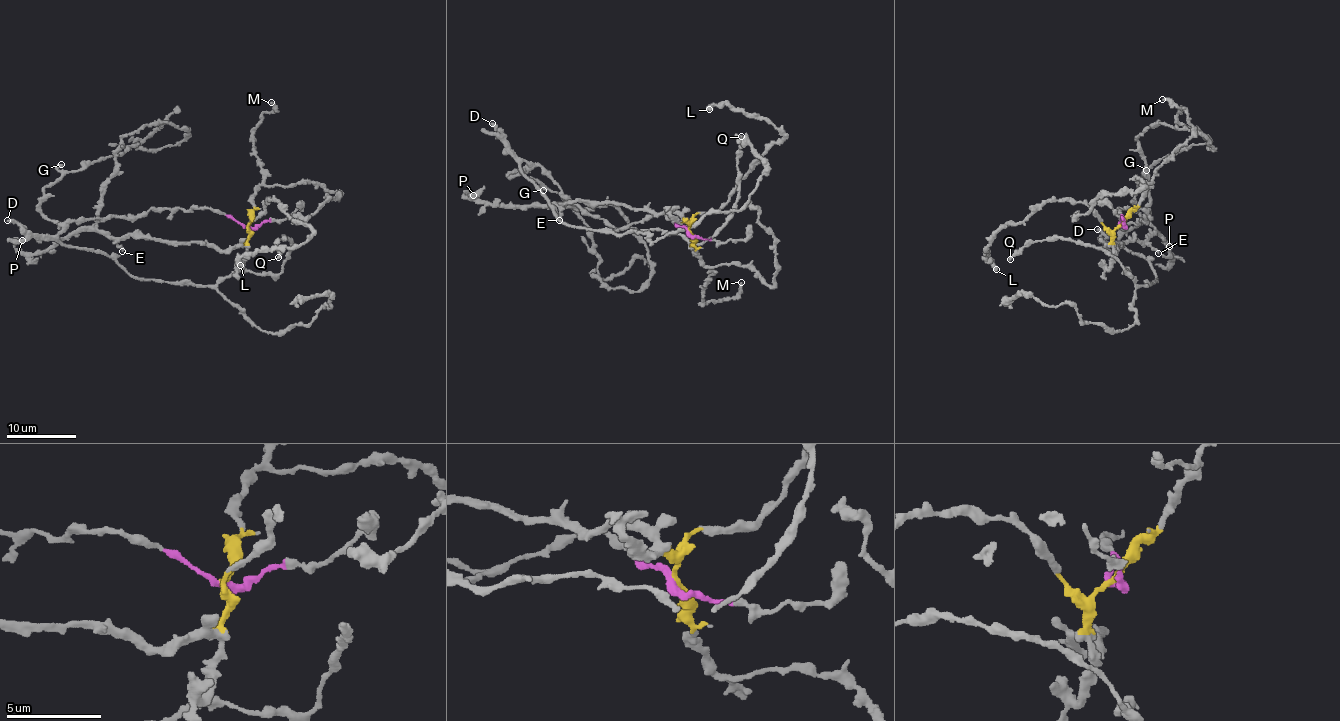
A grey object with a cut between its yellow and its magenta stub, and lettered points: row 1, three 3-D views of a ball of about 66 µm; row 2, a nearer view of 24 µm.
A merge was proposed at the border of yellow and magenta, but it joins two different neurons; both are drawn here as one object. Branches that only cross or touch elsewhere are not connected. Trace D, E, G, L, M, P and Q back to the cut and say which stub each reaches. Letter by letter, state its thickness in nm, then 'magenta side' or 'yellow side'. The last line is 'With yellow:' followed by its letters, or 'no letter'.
D: calibre 340 nm; magenta side
E: calibre 200 nm; yellow side
G: calibre 400 nm; magenta side
L: calibre 440 nm; yellow side
M: calibre 280 nm; yellow side
P: calibre 400 nm; yellow side
Q: calibre 280 nm; magenta side
With yellow: E, L, M, P

